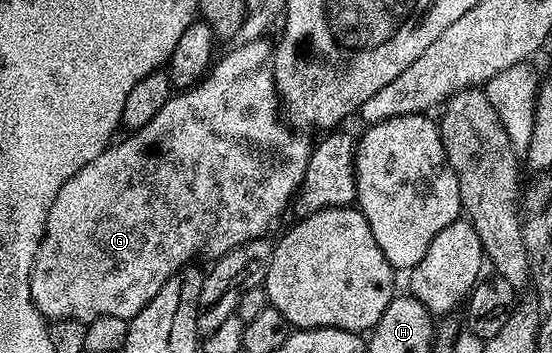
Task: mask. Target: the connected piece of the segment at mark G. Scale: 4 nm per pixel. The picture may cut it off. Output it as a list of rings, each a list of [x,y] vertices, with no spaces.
[[[268,40],[243,43],[243,47],[232,47],[225,58],[218,60],[210,68],[198,85],[170,96],[169,101],[147,123],[147,127],[130,132],[121,142],[110,144],[91,163],[87,163],[63,187],[59,187],[59,195],[55,195],[55,203],[51,203],[51,211],[45,224],[45,238],[37,252],[37,258],[31,271],[31,299],[35,307],[46,319],[75,319],[76,321],[91,322],[100,317],[118,317],[124,321],[139,315],[155,295],[159,295],[159,287],[167,283],[180,269],[196,262],[197,256],[216,259],[231,252],[235,247],[246,245],[248,241],[256,241],[266,236],[265,232],[273,225],[276,217],[281,217],[290,208],[295,194],[301,187],[305,177],[307,163],[311,159],[314,146],[304,132],[294,131],[283,120],[283,109],[279,104],[277,85],[273,81],[272,72],[267,68],[271,61],[271,45]]]

